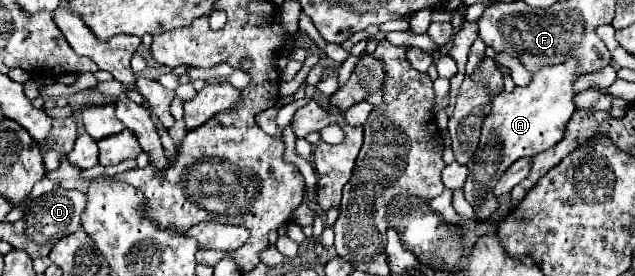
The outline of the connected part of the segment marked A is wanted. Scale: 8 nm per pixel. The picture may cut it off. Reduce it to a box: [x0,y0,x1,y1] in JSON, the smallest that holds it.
[464,58,578,220]

